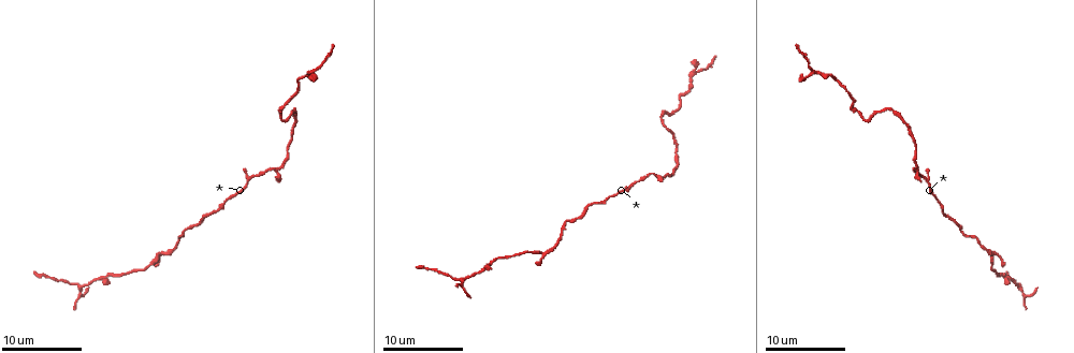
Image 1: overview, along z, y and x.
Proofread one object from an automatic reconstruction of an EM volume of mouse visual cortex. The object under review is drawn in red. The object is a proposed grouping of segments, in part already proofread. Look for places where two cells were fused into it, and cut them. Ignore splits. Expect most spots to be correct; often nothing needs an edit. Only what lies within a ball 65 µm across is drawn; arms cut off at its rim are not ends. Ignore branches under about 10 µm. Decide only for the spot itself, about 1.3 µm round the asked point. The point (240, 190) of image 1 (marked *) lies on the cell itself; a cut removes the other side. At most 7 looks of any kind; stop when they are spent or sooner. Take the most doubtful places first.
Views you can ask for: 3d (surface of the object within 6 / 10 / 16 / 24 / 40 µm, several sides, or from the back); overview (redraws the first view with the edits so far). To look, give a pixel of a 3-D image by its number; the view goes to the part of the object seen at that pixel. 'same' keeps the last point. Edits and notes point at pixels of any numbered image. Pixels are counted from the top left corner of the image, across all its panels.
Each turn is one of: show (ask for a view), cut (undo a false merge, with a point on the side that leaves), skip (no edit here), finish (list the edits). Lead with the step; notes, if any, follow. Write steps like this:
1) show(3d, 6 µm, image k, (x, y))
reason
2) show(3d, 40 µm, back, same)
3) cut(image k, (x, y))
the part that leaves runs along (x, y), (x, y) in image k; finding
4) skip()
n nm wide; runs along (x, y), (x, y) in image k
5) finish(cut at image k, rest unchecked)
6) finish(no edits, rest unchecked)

show(3d, 10 µm, image 1, (1010, 277))
three-way junction

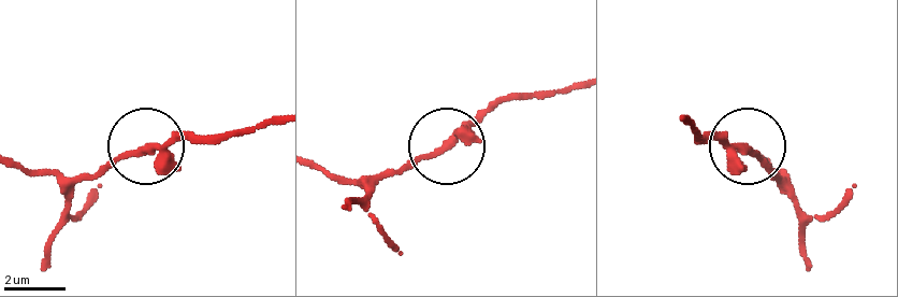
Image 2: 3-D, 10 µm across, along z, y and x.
skip()
3 arms; all the same cell

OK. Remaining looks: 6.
show(3d, 10 µm, image 1, (268, 171))
a narrow waist

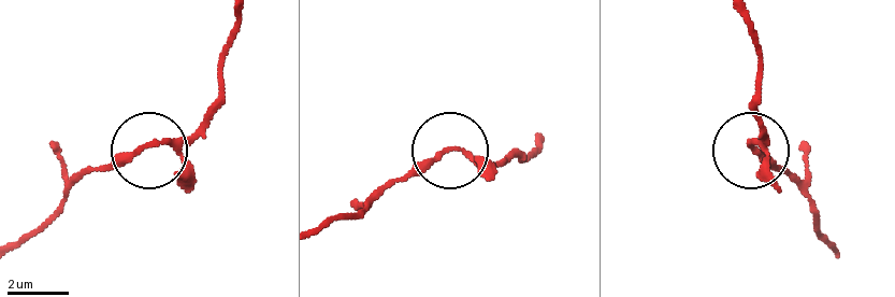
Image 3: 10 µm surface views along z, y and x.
show(3d, 10 µm, back, image 3, (454, 151))
from behind

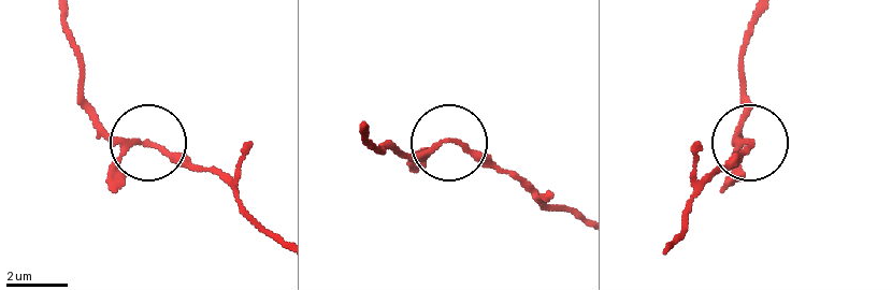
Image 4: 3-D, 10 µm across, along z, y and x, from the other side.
skip()
runs along (689, 222), (696, 194), (750, 141), (737, 135), (739, 120) in image 4; continuous, no second cell

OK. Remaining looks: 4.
show(3d, 10 µm, image 1, (990, 264))
sudden change in width

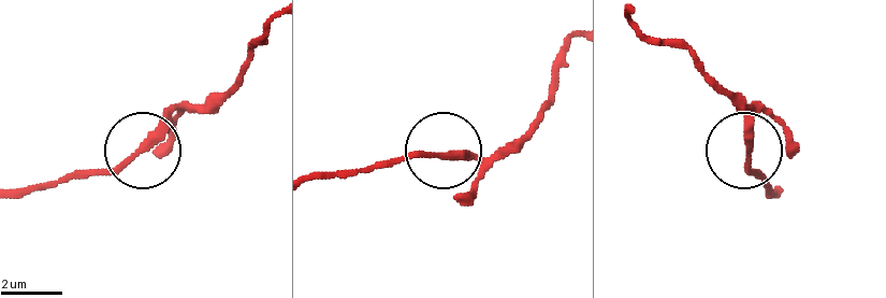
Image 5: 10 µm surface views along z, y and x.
skip()
runs along (570, 45), (539, 114), (493, 155), (380, 160) in image 5; one cell here

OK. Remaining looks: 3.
show(3d, 10 µm, image 1, (859, 114))
calibre changes

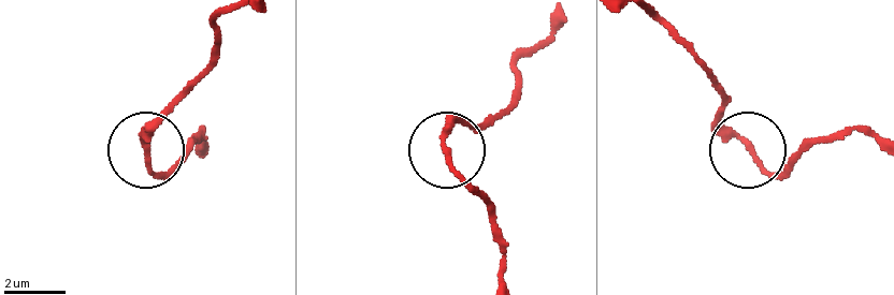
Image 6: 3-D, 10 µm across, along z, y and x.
skip()
runs along (879, 144), (848, 129), (770, 172), (711, 85) in image 6; all the same cell

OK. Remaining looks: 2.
finish(no edits, rest unchecked)

